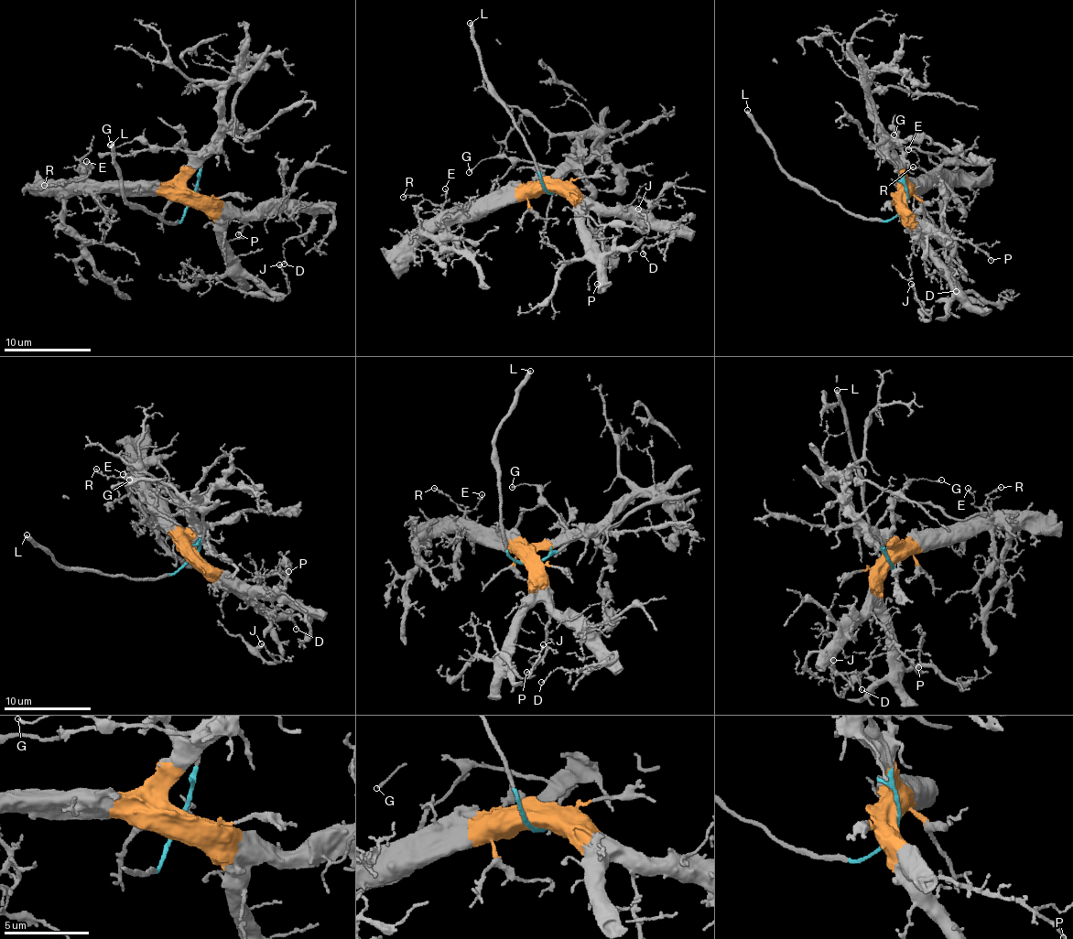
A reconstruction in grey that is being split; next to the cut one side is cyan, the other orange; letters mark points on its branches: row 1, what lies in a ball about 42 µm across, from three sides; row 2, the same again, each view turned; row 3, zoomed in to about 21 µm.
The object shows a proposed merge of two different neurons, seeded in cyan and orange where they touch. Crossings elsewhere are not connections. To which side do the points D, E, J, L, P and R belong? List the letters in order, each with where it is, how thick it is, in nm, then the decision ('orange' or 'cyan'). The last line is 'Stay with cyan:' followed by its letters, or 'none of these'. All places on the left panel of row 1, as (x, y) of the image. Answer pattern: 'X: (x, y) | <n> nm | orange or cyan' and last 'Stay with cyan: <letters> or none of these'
D: (284, 264) | 130 nm | orange
E: (86, 161) | 140 nm | orange
J: (279, 264) | 180 nm | orange
L: (111, 144) | 360 nm | cyan
P: (238, 234) | 160 nm | orange
R: (44, 185) | 120 nm | orange
Stay with cyan: L

